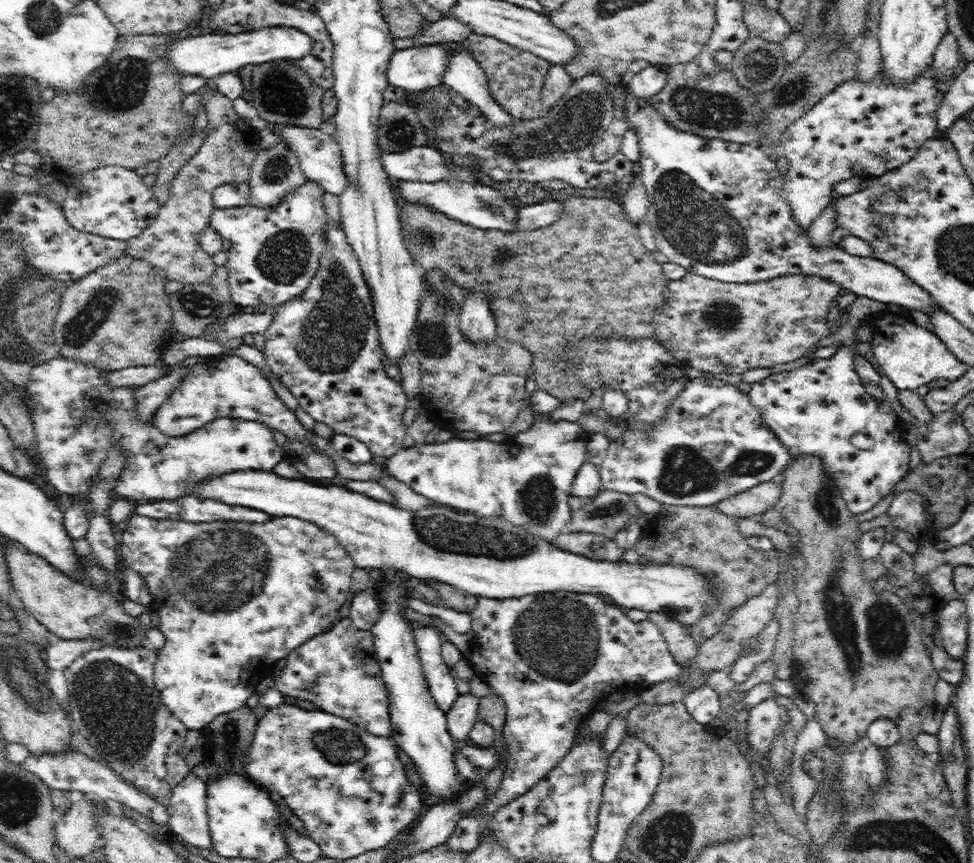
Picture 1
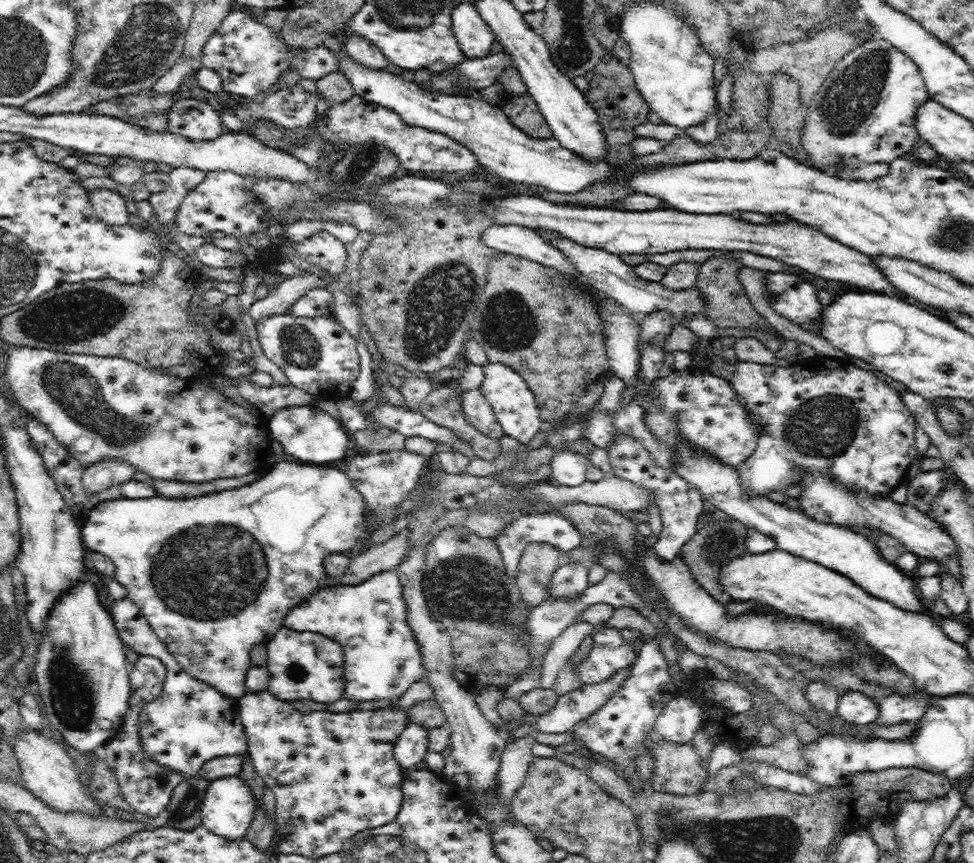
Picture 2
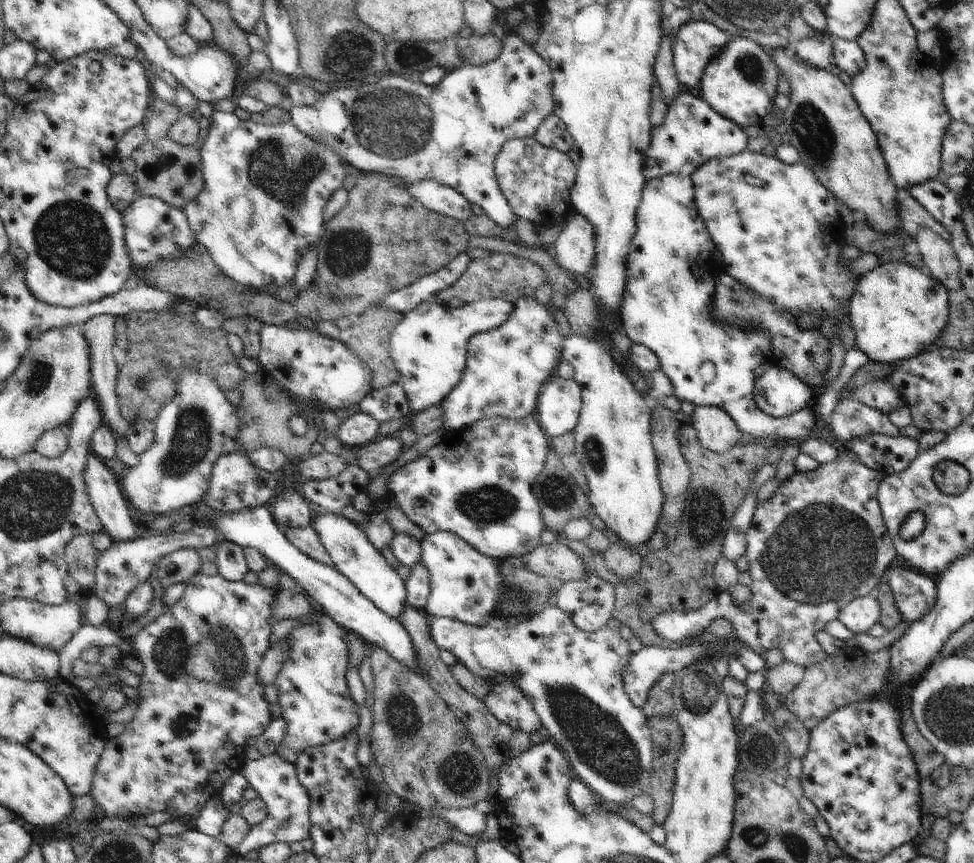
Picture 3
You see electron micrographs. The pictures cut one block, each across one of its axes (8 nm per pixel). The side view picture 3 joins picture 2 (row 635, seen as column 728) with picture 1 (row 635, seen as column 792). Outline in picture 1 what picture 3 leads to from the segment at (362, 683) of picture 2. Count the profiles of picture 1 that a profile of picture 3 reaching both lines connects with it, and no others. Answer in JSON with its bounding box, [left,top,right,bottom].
[413,625,458,713]

